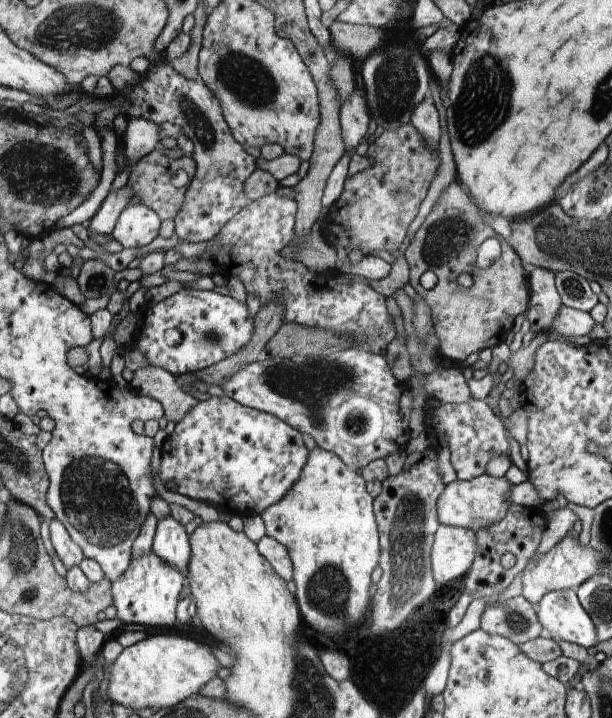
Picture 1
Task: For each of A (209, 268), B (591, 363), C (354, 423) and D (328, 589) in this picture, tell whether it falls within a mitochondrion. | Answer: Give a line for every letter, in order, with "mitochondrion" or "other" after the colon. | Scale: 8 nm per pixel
A: other
B: other
C: mitochondrion
D: mitochondrion

